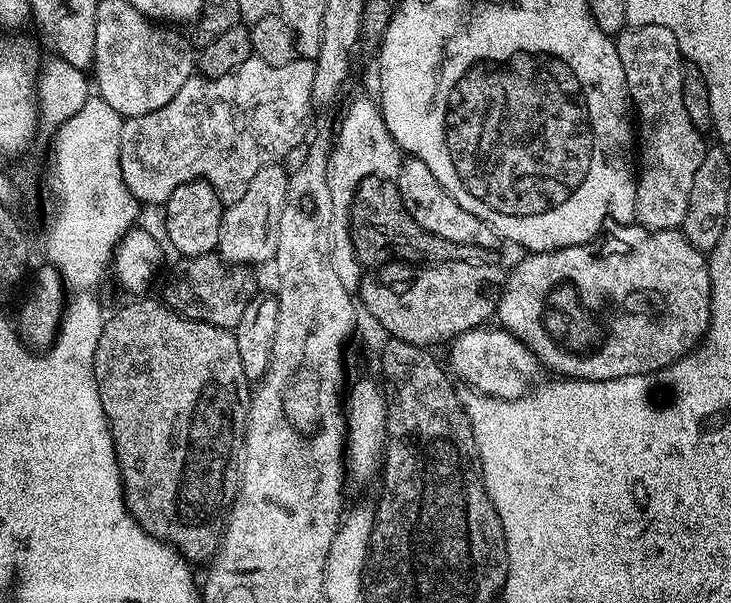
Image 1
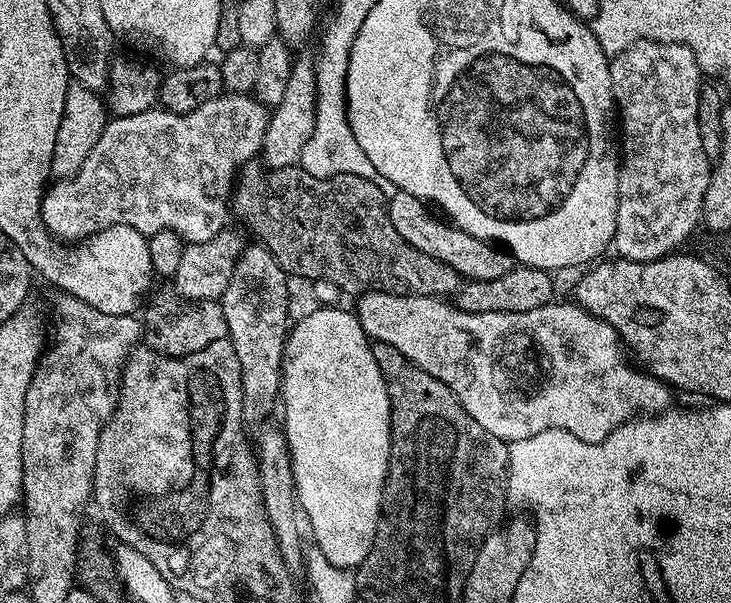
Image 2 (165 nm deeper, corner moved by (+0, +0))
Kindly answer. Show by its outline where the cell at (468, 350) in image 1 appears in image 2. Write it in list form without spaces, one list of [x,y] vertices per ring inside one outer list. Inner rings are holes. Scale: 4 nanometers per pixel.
[[[368,290],[363,294],[365,296],[361,298],[360,305],[355,305],[354,311],[369,340],[378,344],[394,346],[394,350],[398,350],[398,354],[405,356],[411,364],[426,370],[426,374],[438,378],[438,382],[449,387],[458,398],[458,402],[462,402],[466,414],[470,414],[470,418],[474,418],[474,422],[478,422],[478,426],[482,426],[482,430],[490,430],[490,434],[494,434],[494,438],[499,440],[511,442],[522,438],[534,438],[534,434],[542,434],[542,430],[557,428],[574,434],[582,442],[597,444],[602,442],[602,438],[609,436],[615,428],[622,426],[637,414],[659,414],[673,403],[672,395],[674,392],[669,385],[630,362],[629,349],[614,330],[614,326],[610,326],[610,322],[590,314],[585,308],[581,308],[579,303],[559,304],[559,302],[553,302],[525,312],[470,314],[456,307],[455,303],[435,296],[395,296],[392,292],[377,292],[375,290]]]

